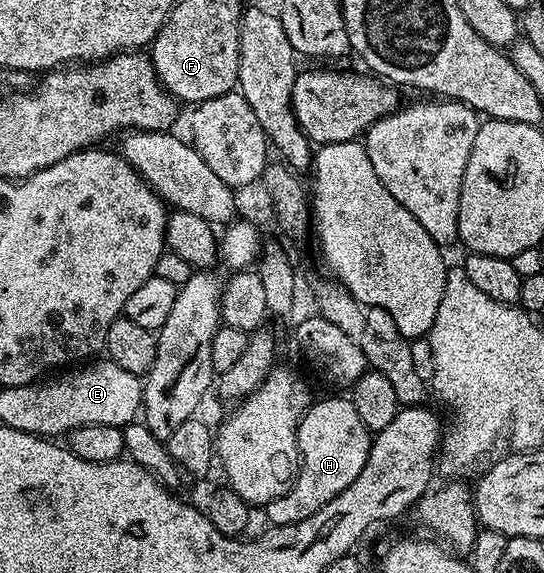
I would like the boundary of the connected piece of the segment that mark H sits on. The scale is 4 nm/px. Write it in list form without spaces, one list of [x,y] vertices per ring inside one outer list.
[[[331,396],[328,400],[316,399],[301,418],[297,442],[299,443],[299,477],[281,498],[273,498],[265,506],[272,525],[301,522],[309,514],[317,514],[325,502],[333,502],[365,470],[373,436],[365,422],[357,415],[350,399]]]

